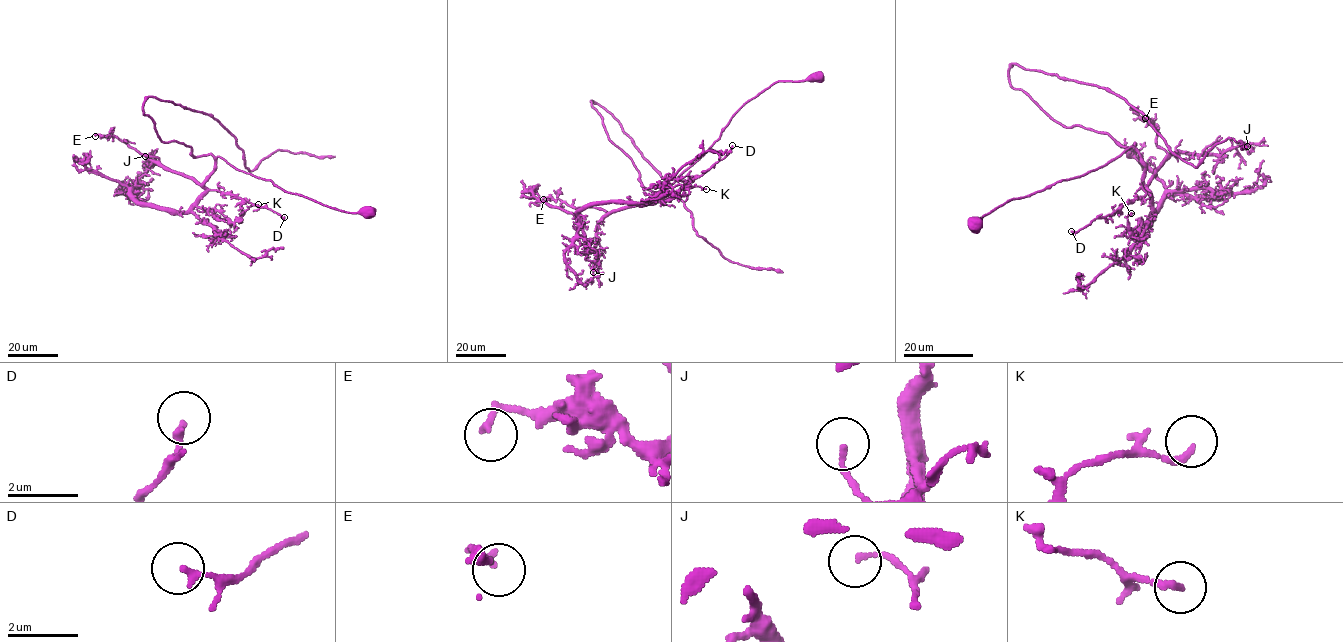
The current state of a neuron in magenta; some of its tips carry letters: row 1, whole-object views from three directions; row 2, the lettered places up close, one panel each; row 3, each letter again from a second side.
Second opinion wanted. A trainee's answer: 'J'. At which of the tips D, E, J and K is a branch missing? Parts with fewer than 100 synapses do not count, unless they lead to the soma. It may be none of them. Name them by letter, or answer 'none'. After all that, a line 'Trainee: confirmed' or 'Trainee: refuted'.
none
Trainee: refuted

